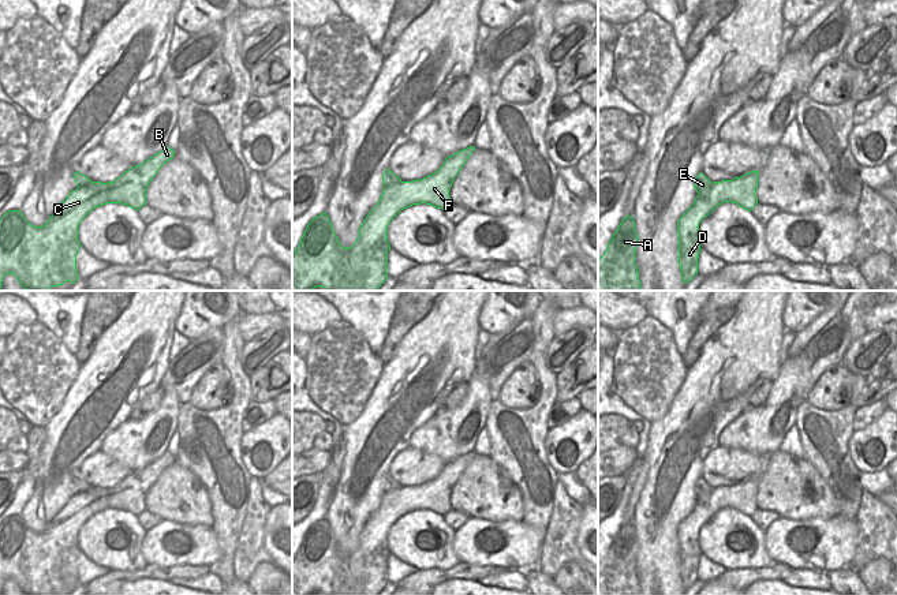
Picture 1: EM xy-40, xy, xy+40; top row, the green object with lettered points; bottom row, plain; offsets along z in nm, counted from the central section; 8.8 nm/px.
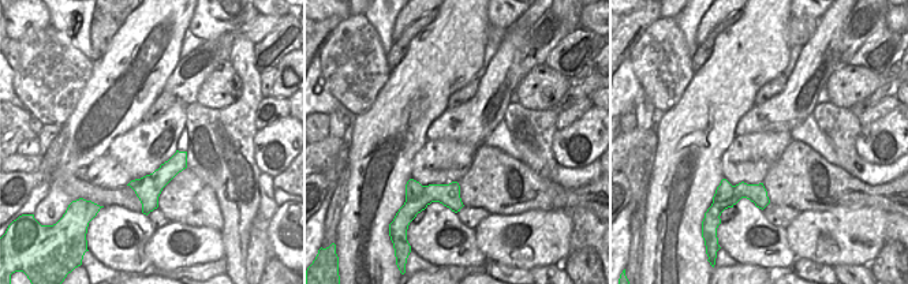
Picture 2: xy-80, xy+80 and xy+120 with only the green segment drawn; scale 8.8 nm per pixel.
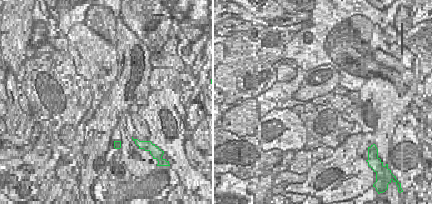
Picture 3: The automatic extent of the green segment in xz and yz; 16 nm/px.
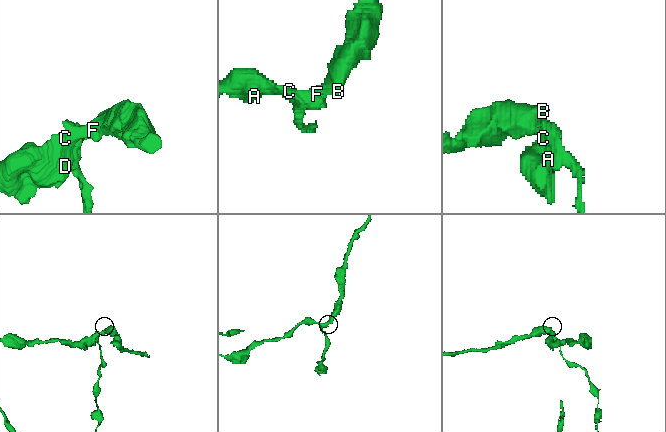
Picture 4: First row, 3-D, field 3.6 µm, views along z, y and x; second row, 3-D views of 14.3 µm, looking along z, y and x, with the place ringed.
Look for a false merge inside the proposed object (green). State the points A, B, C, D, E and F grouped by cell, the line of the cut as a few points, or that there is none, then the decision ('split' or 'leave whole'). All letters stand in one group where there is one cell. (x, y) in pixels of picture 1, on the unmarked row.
A B C D F / E | xy (400, 486), (385, 493) | split

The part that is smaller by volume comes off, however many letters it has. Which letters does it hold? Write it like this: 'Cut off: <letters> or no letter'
Cut off: E

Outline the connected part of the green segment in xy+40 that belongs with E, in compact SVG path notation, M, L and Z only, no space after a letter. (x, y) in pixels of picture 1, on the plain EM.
M702 478L695 483L694 490L698 501L702 504L707 502L713 493L713 489Z

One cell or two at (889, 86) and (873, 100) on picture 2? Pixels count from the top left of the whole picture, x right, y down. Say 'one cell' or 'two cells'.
one cell

